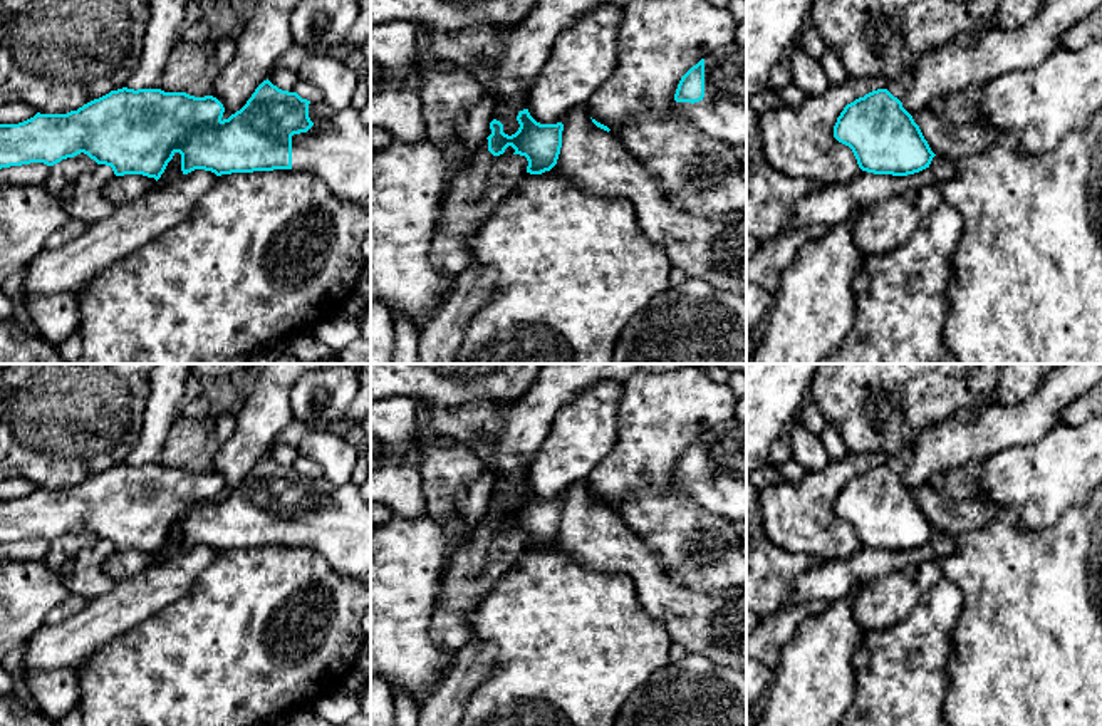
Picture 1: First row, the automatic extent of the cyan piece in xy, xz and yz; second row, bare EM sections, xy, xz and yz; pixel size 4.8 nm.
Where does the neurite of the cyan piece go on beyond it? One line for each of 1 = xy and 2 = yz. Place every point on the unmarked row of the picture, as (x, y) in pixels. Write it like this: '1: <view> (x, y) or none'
1: xy (337, 523)
2: none

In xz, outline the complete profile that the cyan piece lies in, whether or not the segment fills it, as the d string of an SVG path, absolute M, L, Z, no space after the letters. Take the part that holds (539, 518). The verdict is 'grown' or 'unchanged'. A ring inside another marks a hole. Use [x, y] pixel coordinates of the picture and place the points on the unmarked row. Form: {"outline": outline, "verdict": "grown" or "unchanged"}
{"outline": "M528 485L520 486L517 496L520 503L512 511L503 508L500 496L493 495L490 498L488 526L500 532L512 521L513 530L527 533L527 548L542 550L550 547L560 530L564 500L540 500L530 491Z", "verdict": "unchanged"}

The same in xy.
{"outline": "M267 454L240 486L228 495L223 488L213 471L122 463L67 490L37 488L18 500L0 500L0 545L30 538L54 542L84 528L97 540L111 542L116 552L143 550L158 557L179 528L183 550L195 545L216 552L292 545L317 550L344 577L361 580L371 573L371 503L361 498L356 483L334 486Z", "verdict": "grown"}

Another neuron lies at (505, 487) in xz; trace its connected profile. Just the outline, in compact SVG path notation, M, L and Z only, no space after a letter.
M515 471L510 474L496 474L491 496L493 495L500 496L503 500L503 508L512 511L520 503L517 491L523 485L528 485L527 471Z

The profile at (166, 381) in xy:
M156 364L149 372L149 397L143 412L143 433L127 464L161 464L169 429L178 419L190 364Z

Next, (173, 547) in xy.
M174 528L173 535L168 538L164 548L158 555L161 560L171 560L183 552L181 547L181 530Z

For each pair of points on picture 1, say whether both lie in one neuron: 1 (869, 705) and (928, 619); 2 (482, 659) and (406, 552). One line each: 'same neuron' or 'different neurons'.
1: same neuron
2: different neurons

